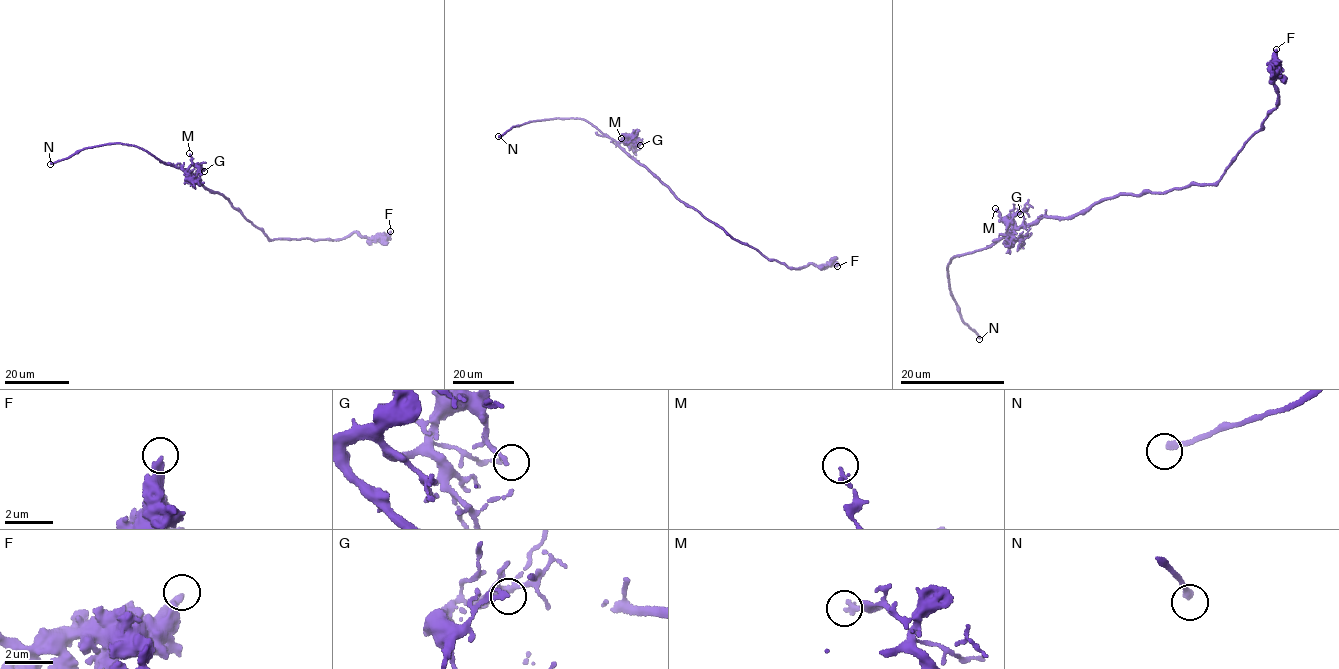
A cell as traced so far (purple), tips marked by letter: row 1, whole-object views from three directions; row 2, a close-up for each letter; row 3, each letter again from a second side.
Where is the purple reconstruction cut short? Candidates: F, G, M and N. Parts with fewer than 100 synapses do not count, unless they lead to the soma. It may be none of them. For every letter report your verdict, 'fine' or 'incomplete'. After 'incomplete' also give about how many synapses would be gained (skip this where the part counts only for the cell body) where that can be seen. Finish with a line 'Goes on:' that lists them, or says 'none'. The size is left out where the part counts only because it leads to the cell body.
F: fine
G: fine
M: fine
N: incomplete
Goes on: N

